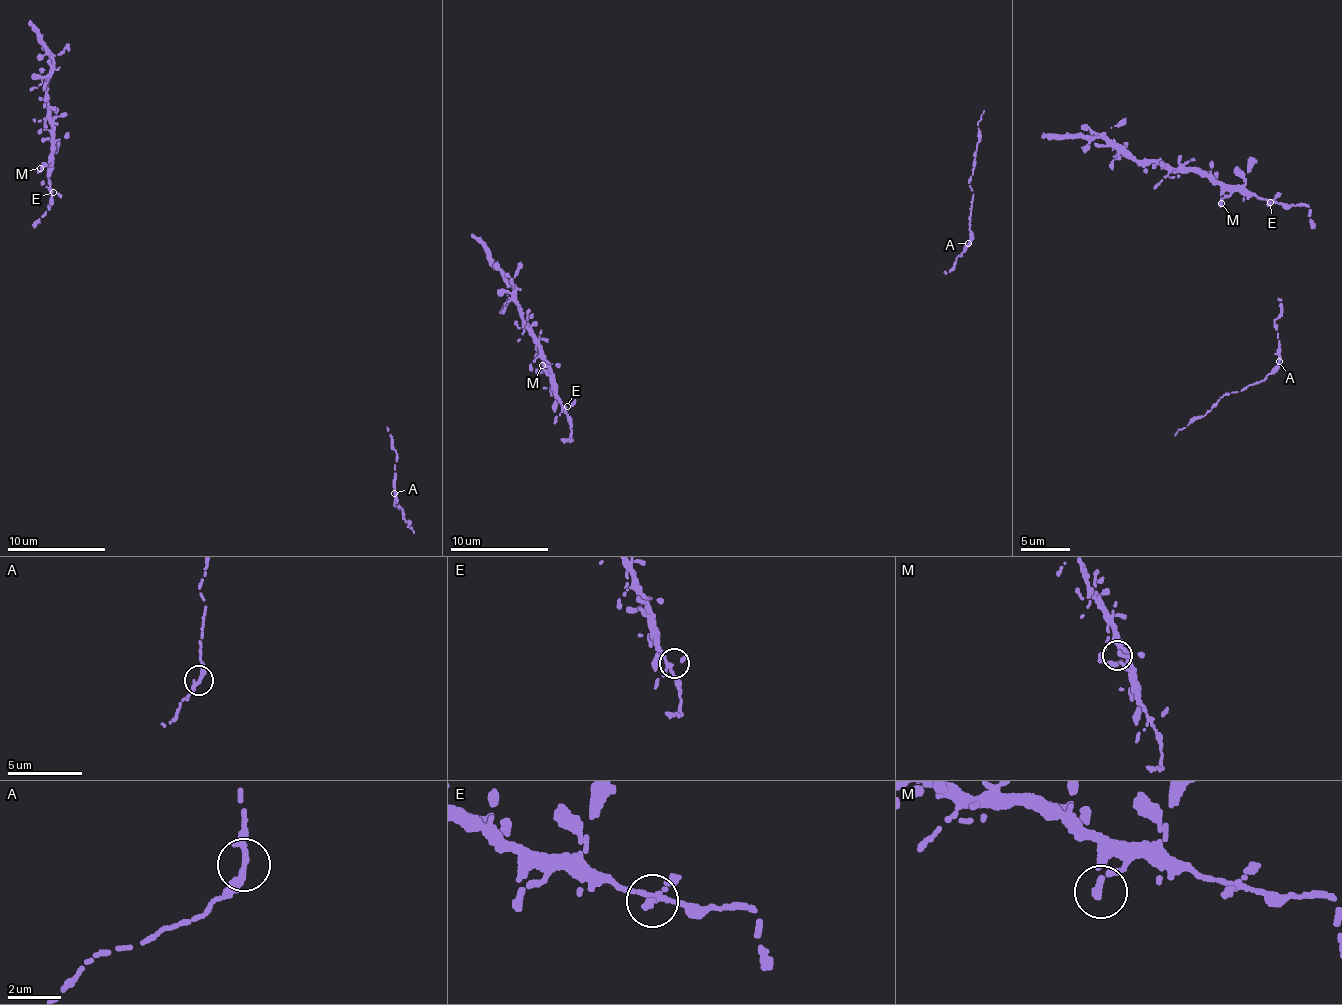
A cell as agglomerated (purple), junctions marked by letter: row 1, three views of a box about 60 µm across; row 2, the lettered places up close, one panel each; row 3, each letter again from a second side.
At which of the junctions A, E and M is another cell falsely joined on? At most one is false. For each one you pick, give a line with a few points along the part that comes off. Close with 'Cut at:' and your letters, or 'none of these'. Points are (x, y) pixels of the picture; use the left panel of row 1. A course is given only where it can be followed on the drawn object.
Cut at: none of these

